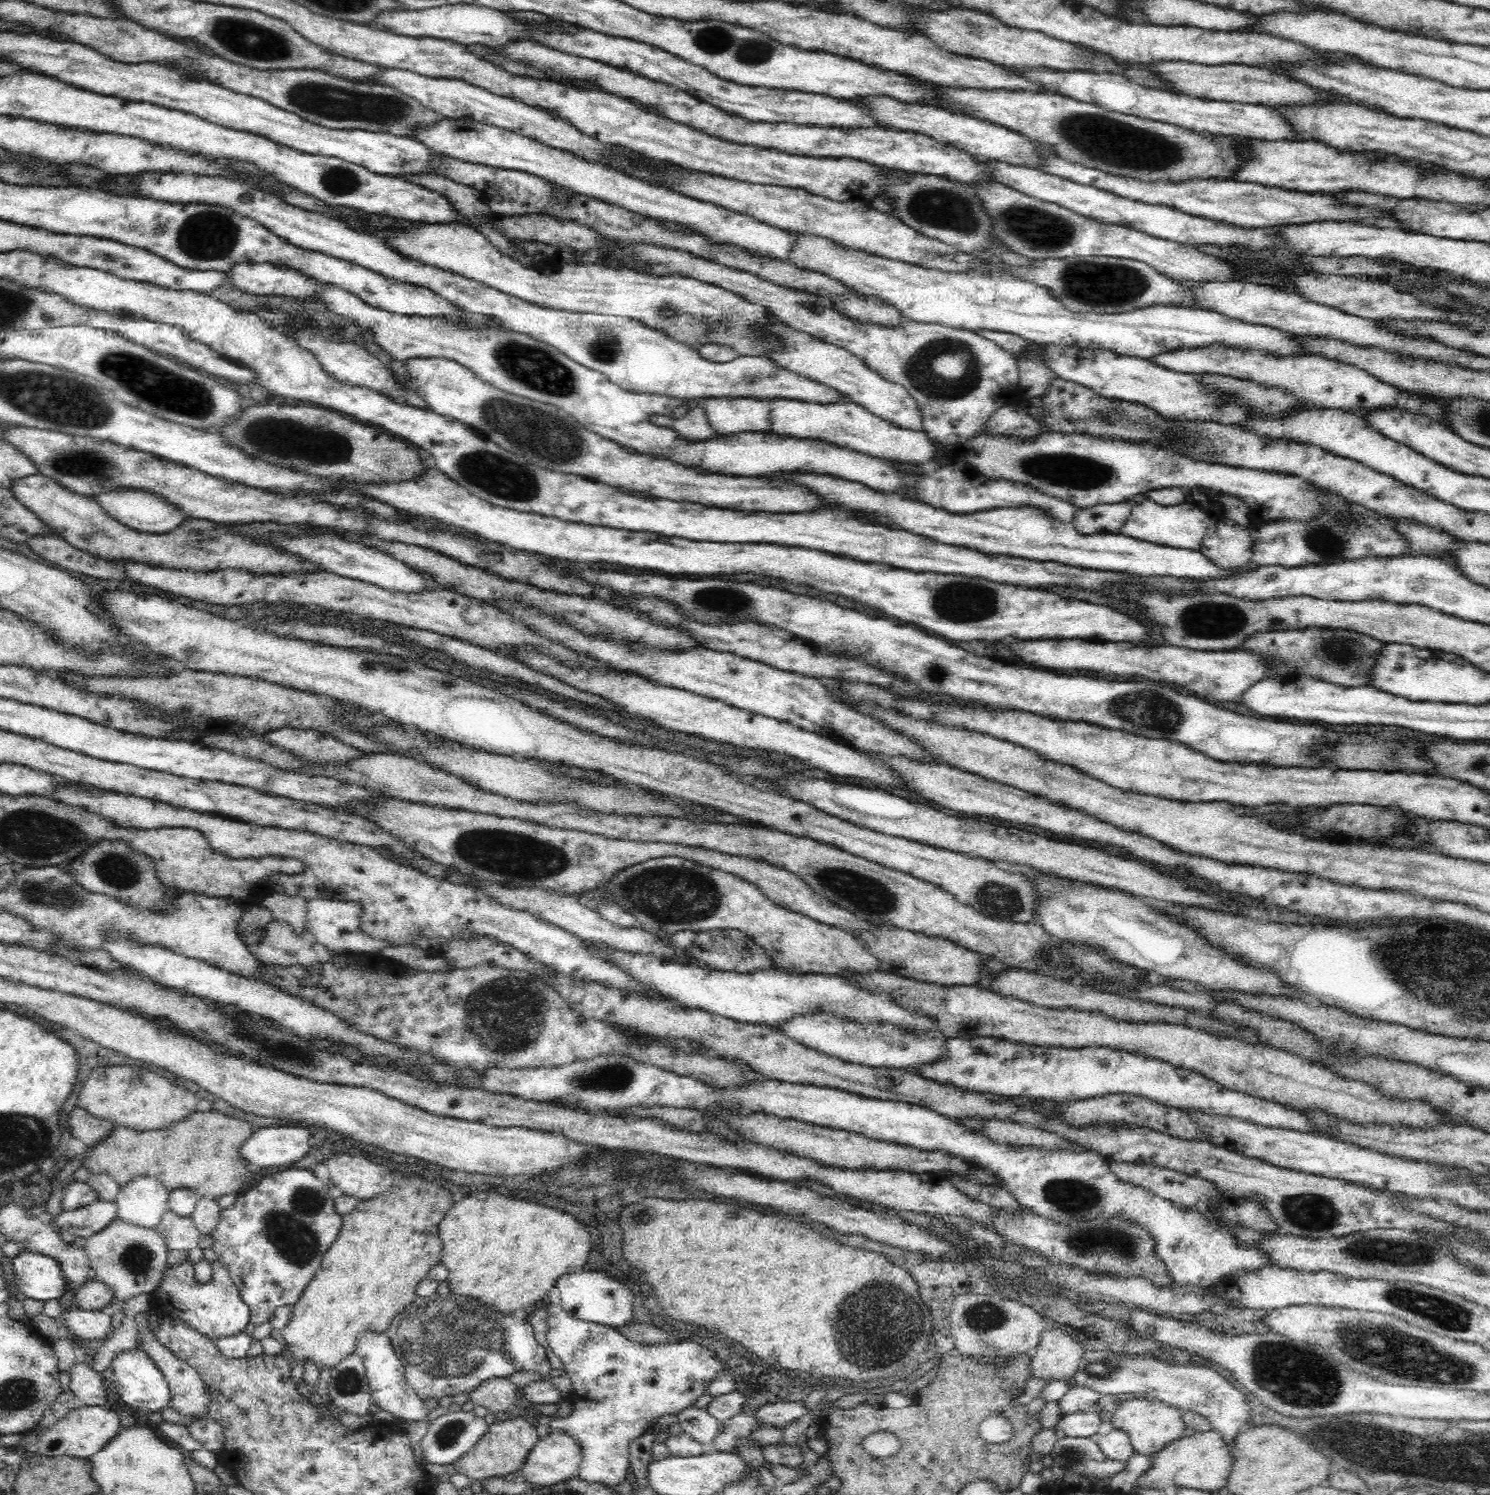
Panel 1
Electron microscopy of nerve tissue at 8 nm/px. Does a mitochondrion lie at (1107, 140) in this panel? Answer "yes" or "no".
yes

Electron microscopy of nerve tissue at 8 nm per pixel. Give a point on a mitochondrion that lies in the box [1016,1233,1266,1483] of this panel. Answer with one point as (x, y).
(1071, 1456)

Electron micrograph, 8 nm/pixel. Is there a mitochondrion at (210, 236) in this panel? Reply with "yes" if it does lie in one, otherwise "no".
yes

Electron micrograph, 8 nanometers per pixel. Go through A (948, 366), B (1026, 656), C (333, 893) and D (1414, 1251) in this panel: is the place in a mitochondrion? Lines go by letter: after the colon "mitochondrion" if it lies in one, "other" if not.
A: mitochondrion
B: other
C: other
D: mitochondrion

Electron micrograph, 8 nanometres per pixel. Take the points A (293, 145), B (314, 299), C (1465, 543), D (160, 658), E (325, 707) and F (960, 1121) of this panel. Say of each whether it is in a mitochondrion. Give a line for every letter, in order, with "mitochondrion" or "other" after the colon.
A: other
B: other
C: other
D: other
E: other
F: other

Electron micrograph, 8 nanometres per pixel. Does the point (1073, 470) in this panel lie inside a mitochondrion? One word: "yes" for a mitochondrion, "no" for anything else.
yes

